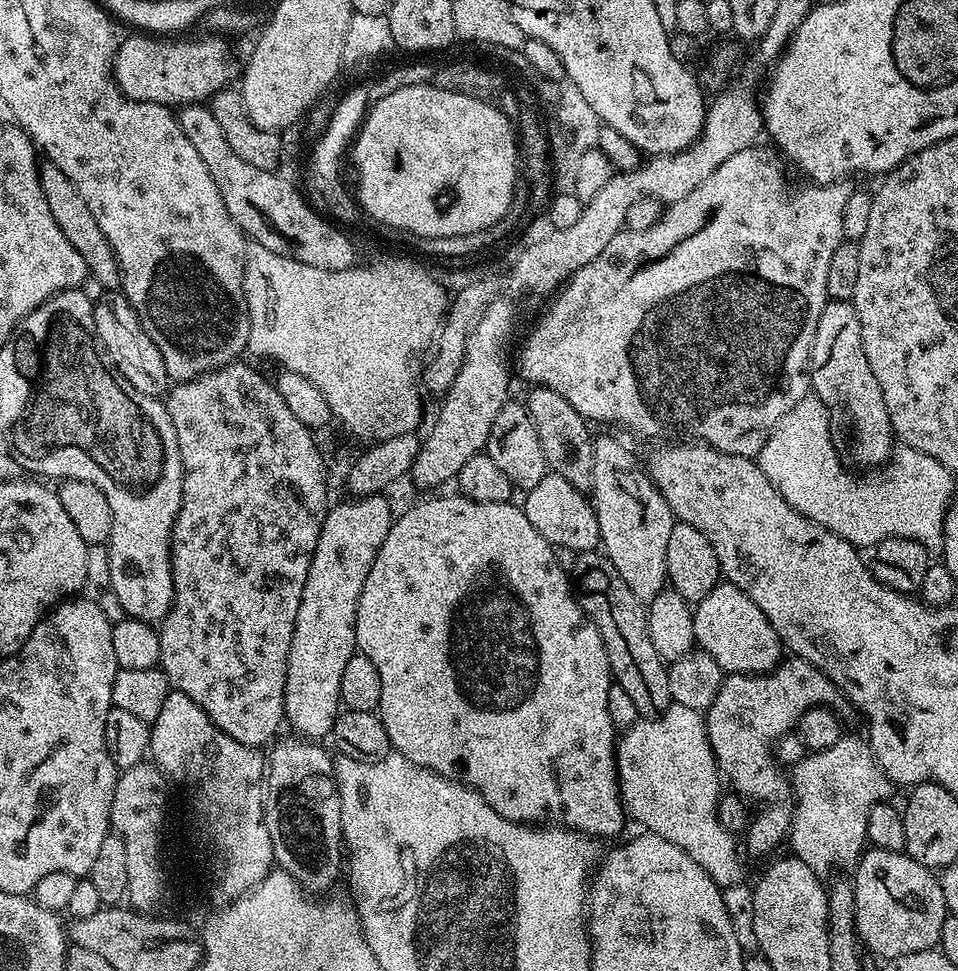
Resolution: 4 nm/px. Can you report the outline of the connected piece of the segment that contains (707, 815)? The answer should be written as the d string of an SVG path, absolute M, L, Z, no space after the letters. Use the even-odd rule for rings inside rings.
M673 704L662 716L640 718L619 737L616 746L616 770L620 773L620 791L629 817L641 824L641 829L674 842L694 862L706 870L706 874L721 889L741 883L740 856L736 853L737 837L726 831L718 822L716 807L722 795L722 773L716 766L716 755L708 741L708 726L705 717L690 710L690 706Z

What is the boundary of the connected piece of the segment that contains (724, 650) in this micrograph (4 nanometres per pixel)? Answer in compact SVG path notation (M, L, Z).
M727 582L717 584L706 598L702 598L696 605L692 614L694 618L694 634L696 635L696 644L703 651L710 654L718 662L718 666L724 669L728 674L759 674L761 672L771 672L776 665L781 663L782 645L780 635L770 626L766 614L754 606L754 602L738 586Z

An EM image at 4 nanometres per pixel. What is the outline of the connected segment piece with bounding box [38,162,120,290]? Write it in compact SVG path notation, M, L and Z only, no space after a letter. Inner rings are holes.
M47 162L39 165L40 186L42 194L46 198L46 206L50 206L50 215L54 222L58 222L58 230L66 234L66 239L70 241L70 246L82 254L82 262L86 262L88 276L99 282L101 289L114 290L120 288L120 267L116 261L116 256L112 252L106 234L98 230L98 222L94 222L94 214L90 214L90 206L86 206L86 201L82 199L82 194L78 194L78 189L74 187L74 182L58 170L58 166Z

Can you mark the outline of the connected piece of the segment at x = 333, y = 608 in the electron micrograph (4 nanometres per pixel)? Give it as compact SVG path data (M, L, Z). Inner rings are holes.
M384 494L358 496L344 498L341 504L333 503L322 522L322 530L318 534L310 570L306 574L306 586L302 590L302 602L298 606L298 618L294 622L294 638L290 642L290 654L286 662L284 718L289 725L292 723L293 733L313 742L319 741L321 739L319 736L327 737L331 733L342 708L340 702L342 674L346 671L346 662L350 662L350 658L357 651L358 598L362 594L366 574L370 574L370 566L374 566L374 558L378 558L378 550L382 542L386 542L386 534L394 519L394 511L392 512L386 497L387 495Z

